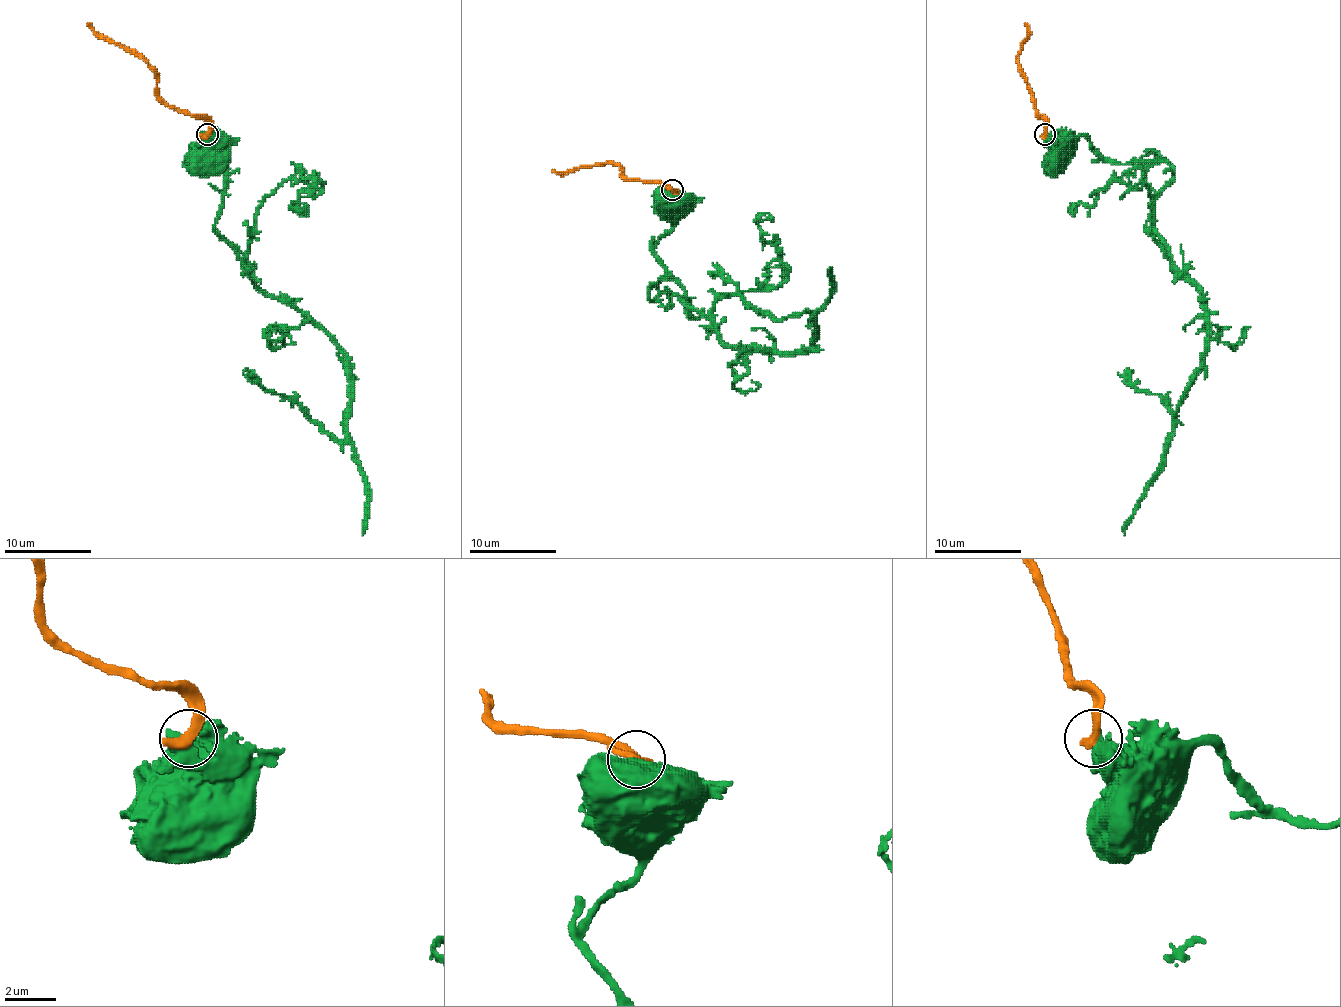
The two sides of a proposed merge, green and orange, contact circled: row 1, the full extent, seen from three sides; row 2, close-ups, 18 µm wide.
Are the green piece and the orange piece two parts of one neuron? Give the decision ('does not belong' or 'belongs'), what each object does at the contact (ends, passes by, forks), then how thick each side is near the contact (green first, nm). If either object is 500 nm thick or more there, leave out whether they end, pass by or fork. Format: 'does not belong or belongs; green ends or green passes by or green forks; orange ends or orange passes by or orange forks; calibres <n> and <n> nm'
does not belong; green passes by; orange ends; calibres 380 and 440 nm

